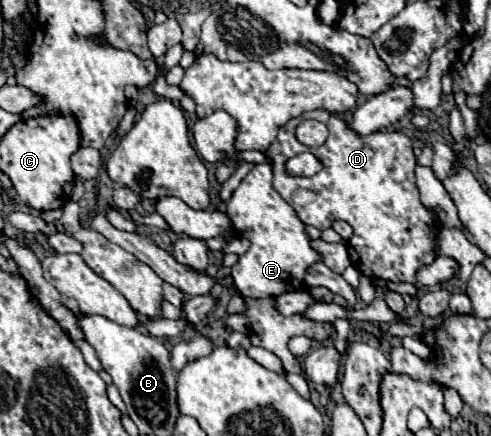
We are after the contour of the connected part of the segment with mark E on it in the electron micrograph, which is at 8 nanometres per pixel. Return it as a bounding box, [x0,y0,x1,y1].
[227,164,319,298]

